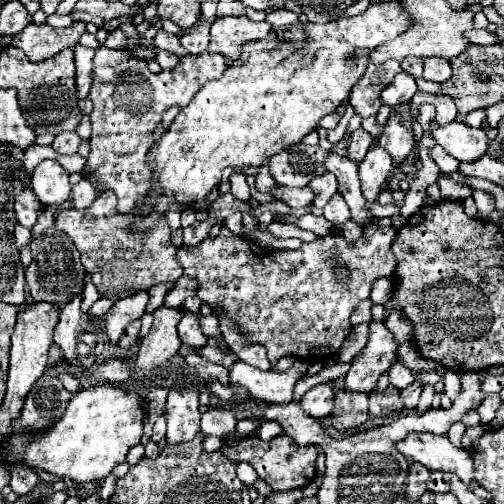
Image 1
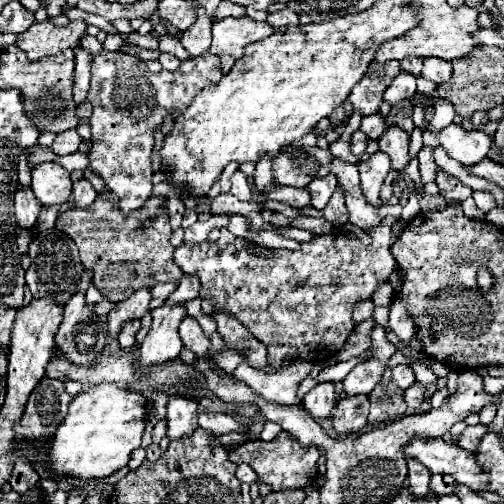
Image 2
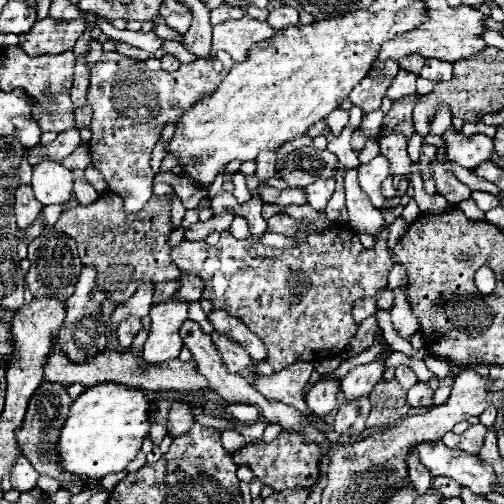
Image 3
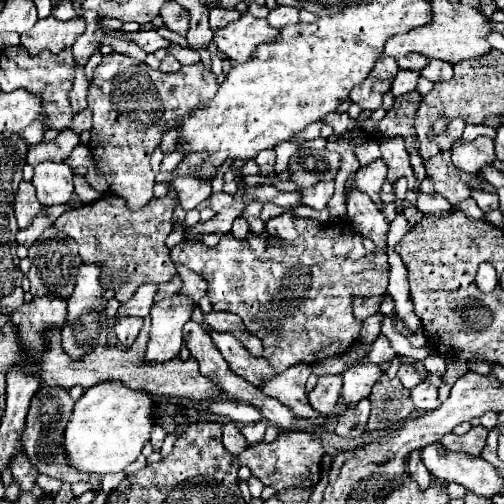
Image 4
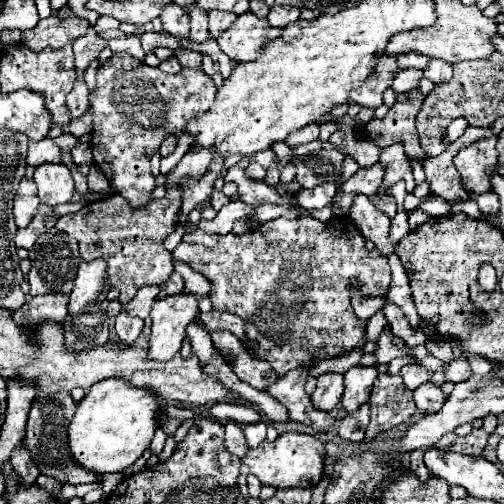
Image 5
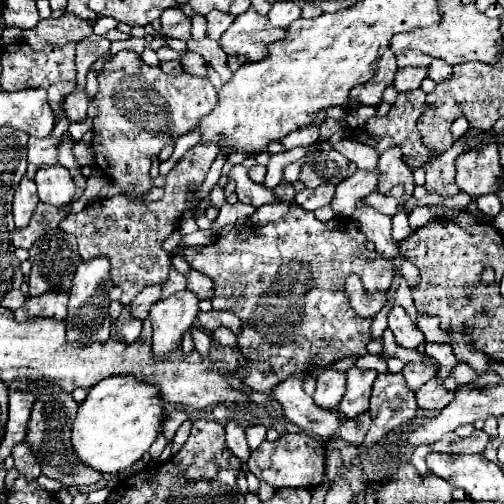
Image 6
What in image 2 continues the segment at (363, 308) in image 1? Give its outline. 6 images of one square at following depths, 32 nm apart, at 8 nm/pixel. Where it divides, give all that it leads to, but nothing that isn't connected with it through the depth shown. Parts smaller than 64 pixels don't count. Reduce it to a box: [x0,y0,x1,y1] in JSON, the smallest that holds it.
[352,298,374,324]

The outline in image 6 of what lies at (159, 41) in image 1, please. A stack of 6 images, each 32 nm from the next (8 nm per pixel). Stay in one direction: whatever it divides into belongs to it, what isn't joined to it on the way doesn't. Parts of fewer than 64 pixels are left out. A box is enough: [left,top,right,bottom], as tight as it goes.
[182,52,208,78]

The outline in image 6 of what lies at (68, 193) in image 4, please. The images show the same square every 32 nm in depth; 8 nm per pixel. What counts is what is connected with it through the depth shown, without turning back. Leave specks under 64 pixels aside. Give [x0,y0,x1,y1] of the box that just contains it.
[34,164,76,206]

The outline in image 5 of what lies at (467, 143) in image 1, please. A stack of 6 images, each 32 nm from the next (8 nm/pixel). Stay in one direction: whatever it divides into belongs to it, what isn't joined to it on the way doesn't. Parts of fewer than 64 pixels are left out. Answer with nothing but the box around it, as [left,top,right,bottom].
[454,138,498,194]

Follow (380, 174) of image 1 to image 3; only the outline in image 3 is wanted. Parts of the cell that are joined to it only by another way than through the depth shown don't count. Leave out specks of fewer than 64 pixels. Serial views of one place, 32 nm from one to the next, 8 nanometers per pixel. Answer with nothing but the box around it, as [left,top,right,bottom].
[358,154,390,208]

